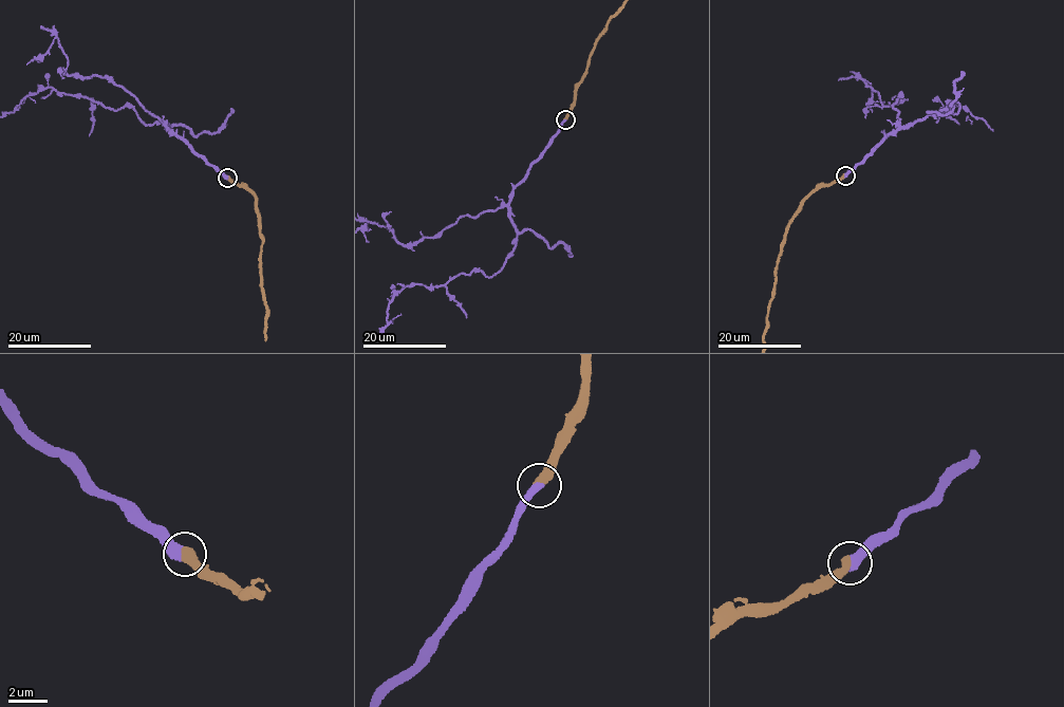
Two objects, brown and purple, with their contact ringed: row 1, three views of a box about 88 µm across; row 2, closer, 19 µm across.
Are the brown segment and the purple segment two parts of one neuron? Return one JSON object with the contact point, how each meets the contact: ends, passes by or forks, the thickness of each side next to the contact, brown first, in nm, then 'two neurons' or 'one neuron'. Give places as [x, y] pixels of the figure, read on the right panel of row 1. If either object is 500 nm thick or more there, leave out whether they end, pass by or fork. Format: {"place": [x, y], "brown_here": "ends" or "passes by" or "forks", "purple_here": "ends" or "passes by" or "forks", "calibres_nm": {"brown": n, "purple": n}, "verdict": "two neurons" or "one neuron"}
{"place": [845, 175], "calibres_nm": {"brown": 500, "purple": 500}, "verdict": "one neuron"}

